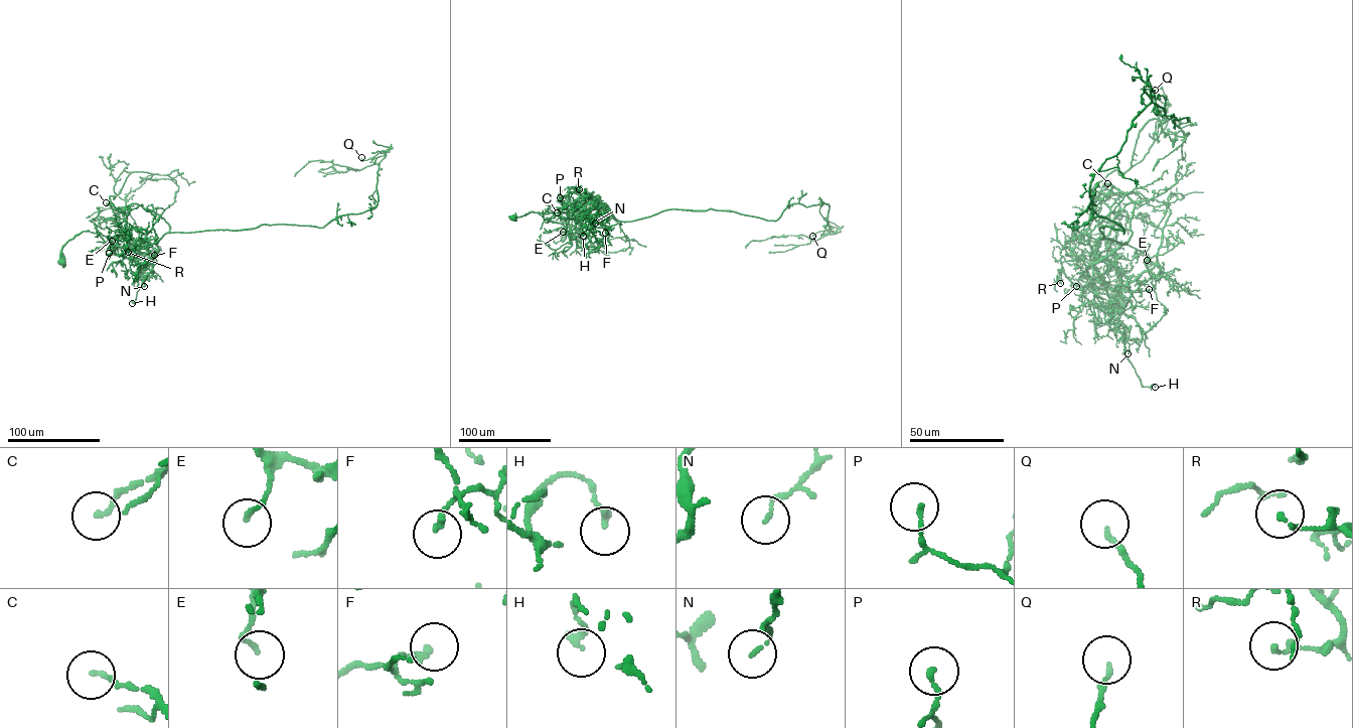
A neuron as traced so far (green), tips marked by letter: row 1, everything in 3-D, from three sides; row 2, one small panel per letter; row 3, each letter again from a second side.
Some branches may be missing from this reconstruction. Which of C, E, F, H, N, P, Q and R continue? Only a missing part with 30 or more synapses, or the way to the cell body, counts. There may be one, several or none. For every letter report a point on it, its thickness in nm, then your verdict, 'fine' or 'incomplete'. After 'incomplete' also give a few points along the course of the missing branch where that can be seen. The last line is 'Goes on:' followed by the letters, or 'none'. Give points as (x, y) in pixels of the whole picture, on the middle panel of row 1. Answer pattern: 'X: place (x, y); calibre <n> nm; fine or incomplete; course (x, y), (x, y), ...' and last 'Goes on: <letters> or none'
C: place (557, 212); calibre 130 nm; fine
E: place (563, 232); calibre 130 nm; fine
F: place (605, 233); calibre 180 nm; fine
H: place (583, 236); calibre 200 nm; fine
N: place (595, 223); calibre 80 nm; fine
P: place (560, 197); calibre 150 nm; fine
Q: place (812, 236); calibre 150 nm; fine
R: place (579, 189); calibre 150 nm; fine
Goes on: none

